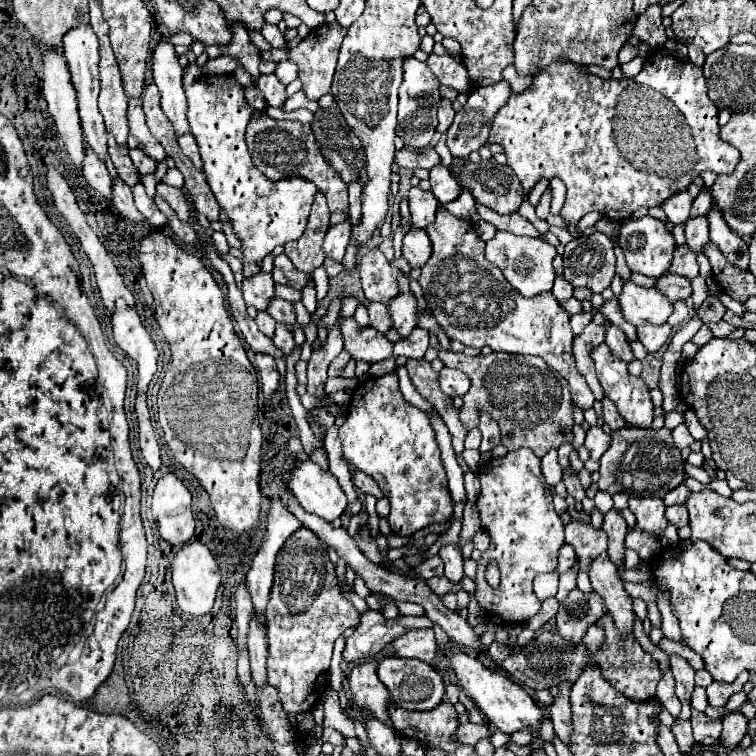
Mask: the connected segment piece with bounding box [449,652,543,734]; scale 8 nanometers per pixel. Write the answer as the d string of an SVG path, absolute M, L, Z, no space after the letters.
M449 652L449 660L451 660L451 668L457 674L457 680L459 680L461 688L473 698L473 702L477 704L477 708L501 732L513 734L515 730L521 730L525 726L531 726L533 730L537 730L543 712L541 712L541 708L533 702L533 698L519 684L511 682L499 670L491 670L491 668L483 666L477 658L473 658L473 656L465 654L465 652Z

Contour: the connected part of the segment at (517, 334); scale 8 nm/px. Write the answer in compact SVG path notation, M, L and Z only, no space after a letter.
M439 208L435 222L429 224L425 232L431 238L433 254L423 266L419 284L437 324L443 330L449 330L451 326L447 336L473 348L489 346L493 352L541 356L569 382L573 402L583 410L593 408L595 396L579 374L571 352L569 314L561 308L553 292L543 292L533 298L517 294L517 290L505 280L503 272L485 260L483 240L469 220L461 220Z

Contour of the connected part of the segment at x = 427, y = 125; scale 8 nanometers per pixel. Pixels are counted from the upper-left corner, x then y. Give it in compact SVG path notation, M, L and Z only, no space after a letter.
M407 58L403 64L403 84L399 88L399 122L397 136L405 142L409 150L421 150L429 146L437 128L437 106L439 106L439 80L427 68L425 62Z

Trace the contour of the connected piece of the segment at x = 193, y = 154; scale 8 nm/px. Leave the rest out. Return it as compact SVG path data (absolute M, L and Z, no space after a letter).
M183 134L183 136L177 138L177 142L179 142L179 146L181 146L181 152L193 162L193 166L195 166L197 170L203 170L203 162L201 162L201 156L199 156L199 148L197 148L195 138L193 138L191 134Z

